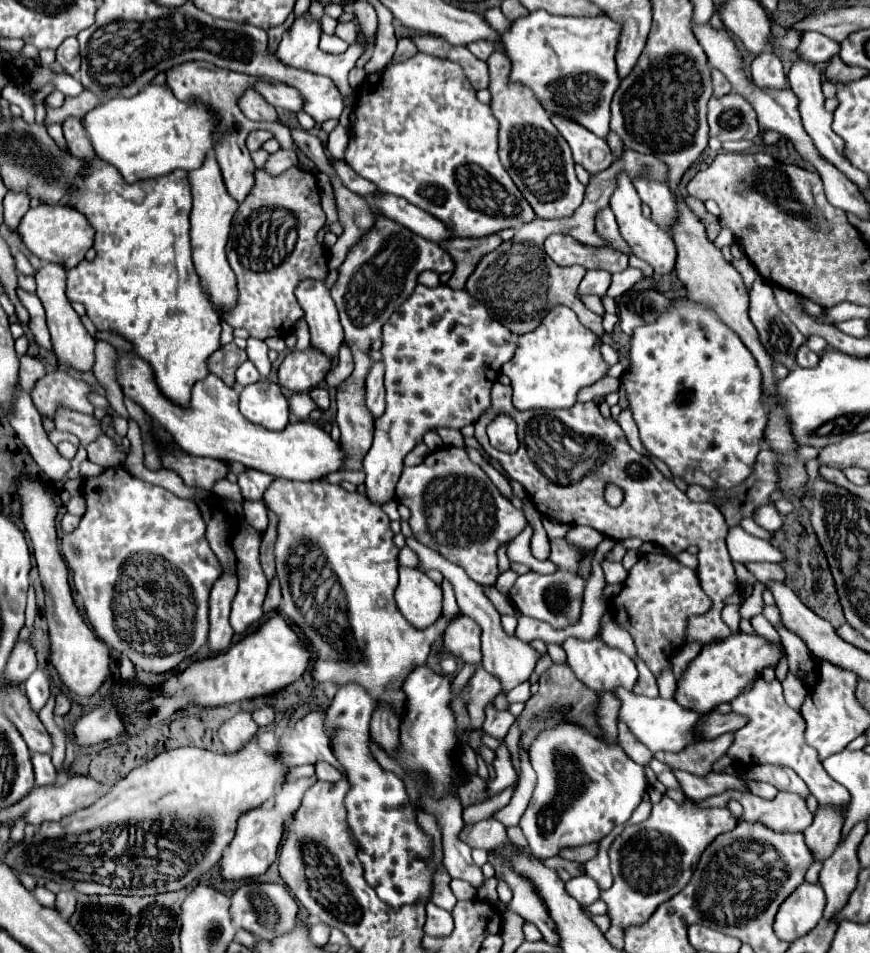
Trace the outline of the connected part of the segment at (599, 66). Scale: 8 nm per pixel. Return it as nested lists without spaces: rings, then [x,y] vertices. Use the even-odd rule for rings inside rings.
[[[534,11],[528,17],[516,19],[508,31],[500,35],[504,53],[512,61],[510,81],[532,89],[534,97],[550,115],[560,115],[576,121],[594,135],[606,139],[610,133],[610,101],[618,89],[618,67],[614,61],[620,25],[608,15],[600,17],[558,17],[546,11]]]

